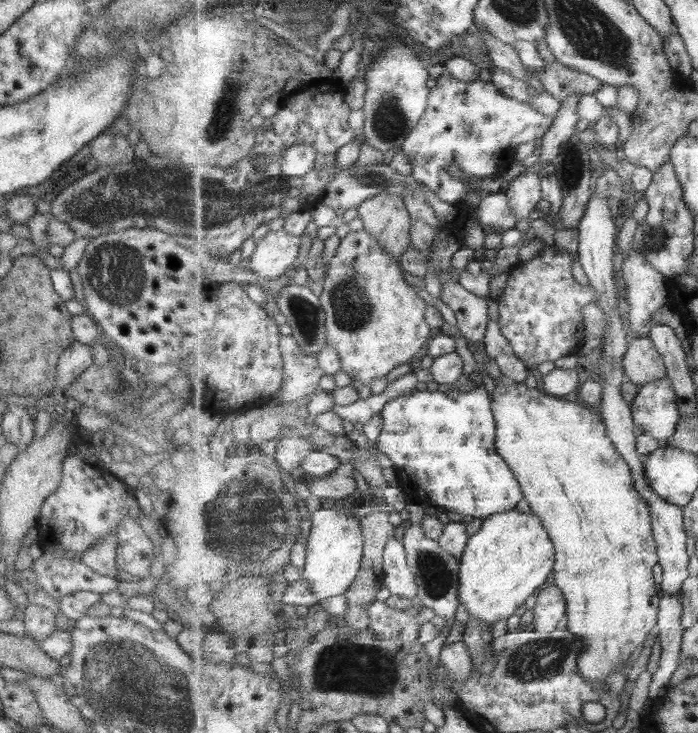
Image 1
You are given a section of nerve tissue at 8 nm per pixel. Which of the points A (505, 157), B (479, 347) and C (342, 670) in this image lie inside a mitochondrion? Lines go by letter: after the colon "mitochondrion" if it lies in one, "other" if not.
A: other
B: other
C: mitochondrion

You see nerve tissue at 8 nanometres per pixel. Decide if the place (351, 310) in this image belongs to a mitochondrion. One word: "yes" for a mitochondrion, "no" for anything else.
yes

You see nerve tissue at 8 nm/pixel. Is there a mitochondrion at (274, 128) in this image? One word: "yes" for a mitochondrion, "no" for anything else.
no

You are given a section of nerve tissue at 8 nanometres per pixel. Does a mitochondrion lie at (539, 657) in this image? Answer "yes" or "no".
yes

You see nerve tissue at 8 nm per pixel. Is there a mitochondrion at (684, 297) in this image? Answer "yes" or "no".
no

